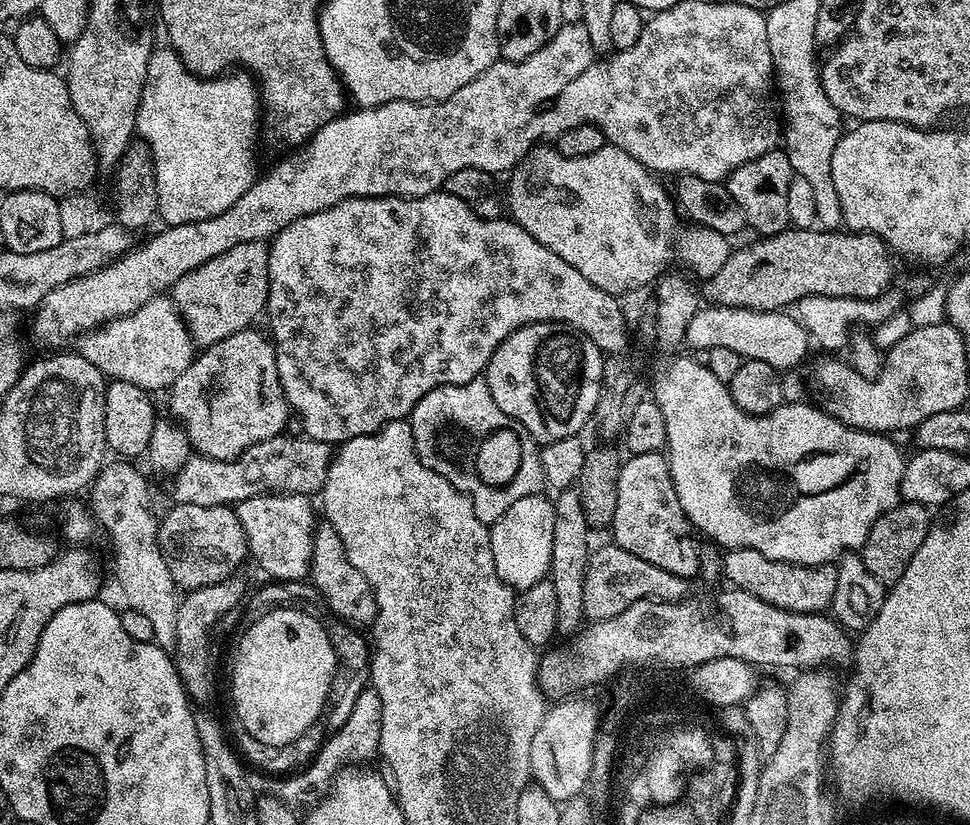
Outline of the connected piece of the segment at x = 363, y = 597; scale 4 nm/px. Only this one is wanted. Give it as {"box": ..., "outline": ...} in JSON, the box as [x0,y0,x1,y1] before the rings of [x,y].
{"box":[308,522,376,630],"outline":[[[327,522],[317,523],[312,529],[312,557],[308,567],[310,583],[325,599],[329,613],[344,624],[361,630],[371,629],[376,621],[376,599],[374,590],[366,578],[362,578],[359,570],[346,558],[346,550],[342,546],[342,538],[334,530],[334,526]]]}

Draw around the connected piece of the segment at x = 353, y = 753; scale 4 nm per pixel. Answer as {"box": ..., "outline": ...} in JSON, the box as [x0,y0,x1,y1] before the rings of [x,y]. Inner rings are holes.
{"box":[278,686,382,806],"outline":[[[365,686],[360,689],[354,706],[351,707],[350,716],[341,728],[333,731],[320,745],[319,752],[314,759],[303,770],[297,771],[293,780],[288,780],[284,784],[284,789],[278,795],[285,804],[297,806],[296,804],[307,805],[315,801],[317,797],[328,791],[333,780],[336,779],[337,772],[345,766],[355,765],[356,760],[377,759],[380,751],[380,735],[382,734],[382,698],[378,698],[376,689]]]}

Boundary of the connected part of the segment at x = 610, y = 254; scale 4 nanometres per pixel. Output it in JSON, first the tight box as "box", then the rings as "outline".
{"box":[506,146,677,294],"outline":[[[606,146],[594,154],[586,154],[586,158],[566,158],[560,152],[557,152],[555,147],[544,147],[548,148],[533,147],[532,151],[512,169],[507,177],[507,180],[509,180],[506,208],[507,211],[508,208],[512,211],[509,212],[511,219],[522,225],[526,234],[530,234],[538,242],[542,242],[542,246],[546,246],[546,250],[554,250],[554,254],[558,254],[558,258],[562,258],[562,262],[570,262],[570,266],[574,266],[574,270],[578,270],[578,274],[582,274],[582,278],[586,278],[586,282],[598,286],[598,290],[619,294],[635,288],[648,288],[671,265],[668,263],[672,260],[672,235],[676,232],[677,213],[674,211],[674,204],[669,193],[667,196],[660,189],[660,184],[656,181],[659,179],[647,168],[643,168],[637,160],[630,158],[630,154],[626,154],[626,150],[621,148]]]}

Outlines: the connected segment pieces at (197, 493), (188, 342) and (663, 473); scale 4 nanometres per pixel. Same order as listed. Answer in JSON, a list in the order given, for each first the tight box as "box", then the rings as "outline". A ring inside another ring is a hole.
[{"box":[171,434,333,506],"outline":[[[281,434],[266,442],[258,442],[232,460],[211,460],[208,456],[189,455],[186,466],[182,466],[182,470],[171,477],[171,499],[177,504],[190,506],[235,506],[246,498],[254,498],[264,492],[293,492],[307,497],[311,497],[312,492],[319,493],[328,477],[333,449],[317,440],[295,440],[288,435]]]},{"box":[79,294,196,392],"outline":[[[161,294],[144,303],[136,312],[114,319],[94,332],[79,337],[79,355],[85,356],[105,378],[130,382],[147,392],[169,389],[196,356],[192,336],[171,297]]]},{"box":[610,451,702,581],"outline":[[[663,451],[629,455],[620,465],[616,509],[610,525],[614,543],[619,548],[630,550],[630,554],[638,554],[638,558],[646,558],[646,562],[654,562],[654,566],[662,566],[662,570],[670,570],[670,574],[678,574],[684,580],[691,581],[692,575],[699,573],[702,568],[702,552],[696,549],[696,540],[691,531],[693,532],[693,529],[690,527],[688,515],[678,502],[667,455]]]}]

